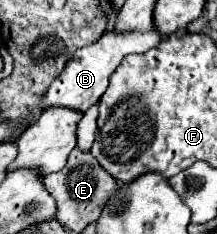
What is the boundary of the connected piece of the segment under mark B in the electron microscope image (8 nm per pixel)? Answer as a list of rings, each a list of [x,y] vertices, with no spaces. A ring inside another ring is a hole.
[[[117,28],[107,30],[95,44],[75,52],[75,56],[71,58],[71,64],[67,64],[67,68],[61,72],[61,76],[57,80],[53,80],[51,88],[47,90],[47,94],[43,98],[43,106],[45,108],[47,106],[67,106],[67,108],[75,108],[75,110],[85,112],[105,94],[109,76],[123,62],[125,56],[143,54],[149,48],[153,48],[155,44],[159,44],[161,40],[163,40],[163,34],[157,28],[153,28],[149,32],[137,32],[137,30],[119,32]]]

